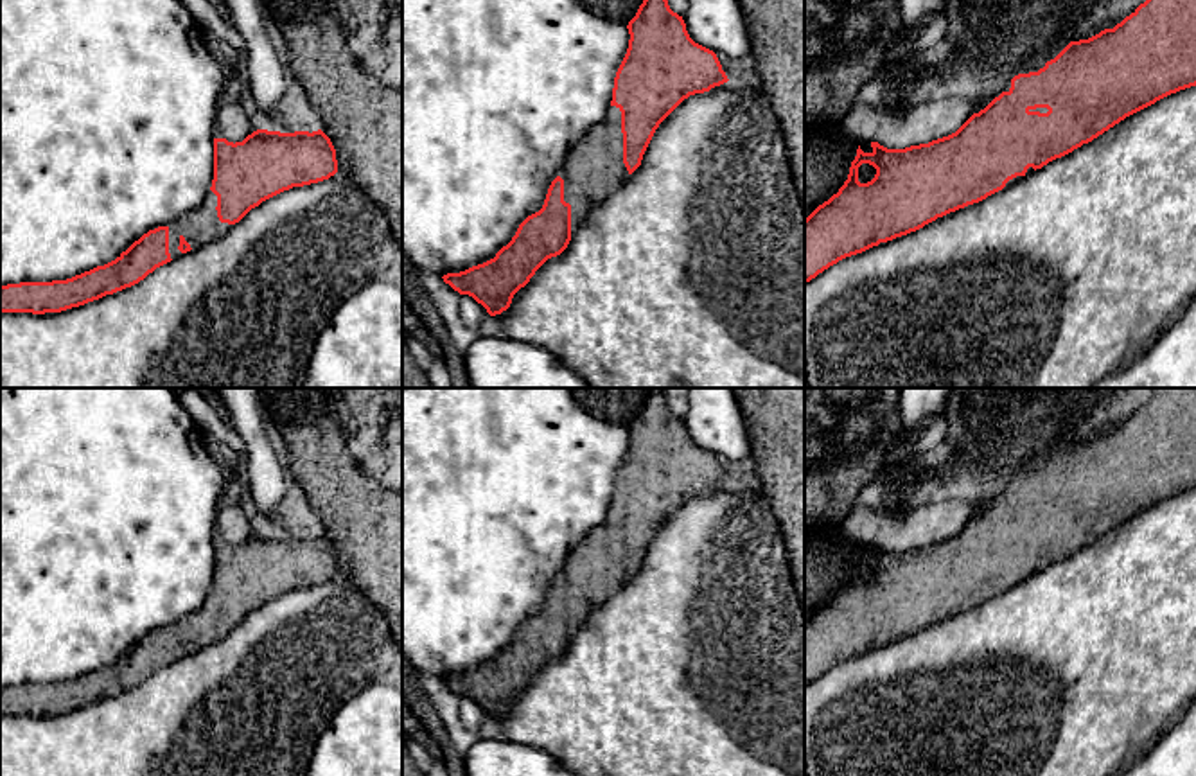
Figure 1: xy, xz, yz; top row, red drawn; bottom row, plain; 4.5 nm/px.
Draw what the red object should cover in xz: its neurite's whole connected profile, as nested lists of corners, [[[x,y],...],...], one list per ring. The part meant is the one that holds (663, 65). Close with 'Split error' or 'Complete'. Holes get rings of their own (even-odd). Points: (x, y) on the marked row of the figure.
[[[643,0],[627,29],[629,48],[614,77],[611,106],[602,122],[567,153],[542,208],[519,225],[494,259],[442,277],[454,291],[481,304],[490,316],[506,311],[535,271],[567,248],[571,230],[641,165],[655,129],[684,99],[729,81],[717,54],[690,38],[682,16],[670,9],[668,0]]]. Split error

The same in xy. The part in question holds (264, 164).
[[[257,129],[235,144],[214,138],[214,180],[198,208],[149,230],[104,266],[66,280],[0,286],[0,313],[61,313],[131,287],[156,268],[226,234],[262,201],[336,172],[336,149],[321,129]]]. Split error

